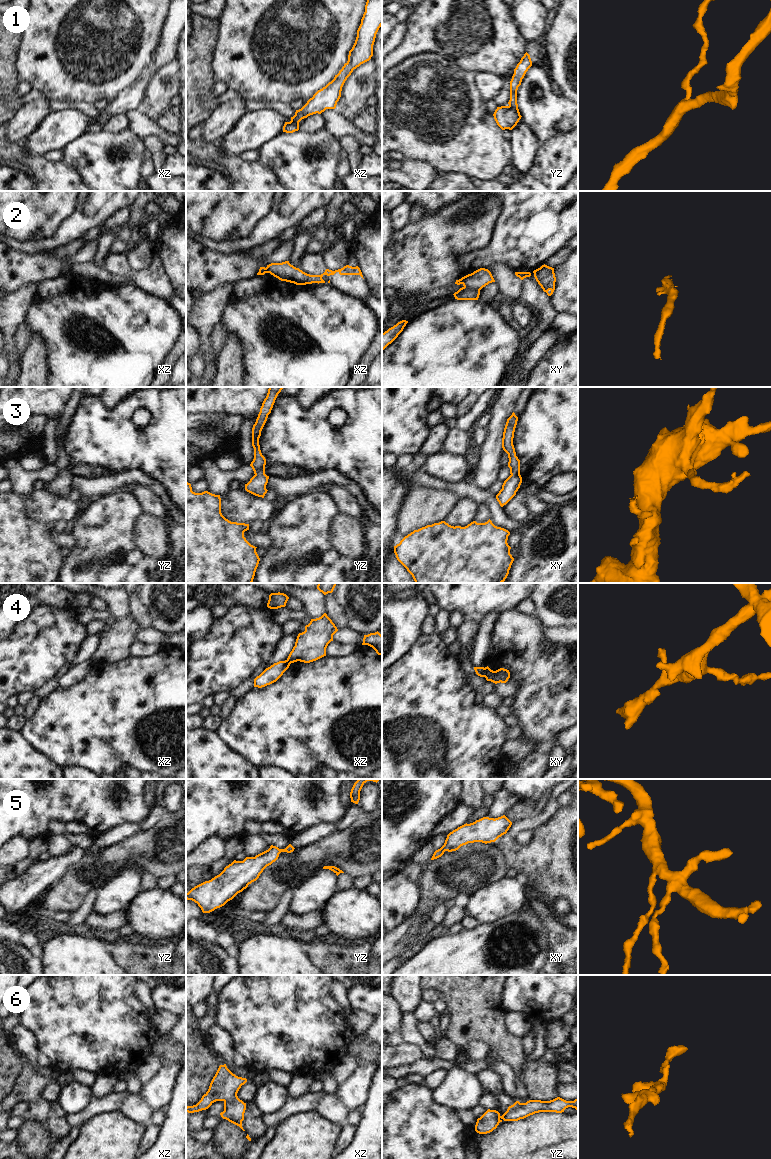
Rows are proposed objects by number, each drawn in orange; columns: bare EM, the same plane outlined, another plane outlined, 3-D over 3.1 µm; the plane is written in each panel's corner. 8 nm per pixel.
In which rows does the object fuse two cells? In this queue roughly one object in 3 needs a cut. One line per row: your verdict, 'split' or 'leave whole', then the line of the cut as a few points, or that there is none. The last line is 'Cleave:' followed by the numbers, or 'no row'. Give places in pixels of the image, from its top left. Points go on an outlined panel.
1: leave whole; no cut
2: split; cut in xy along (464, 286), (479, 290)
3: leave whole; no cut
4: split; cut in xy along (485, 668), (483, 676)
5: leave whole; no cut
6: leave whole; no cut
Cleave: 2, 4

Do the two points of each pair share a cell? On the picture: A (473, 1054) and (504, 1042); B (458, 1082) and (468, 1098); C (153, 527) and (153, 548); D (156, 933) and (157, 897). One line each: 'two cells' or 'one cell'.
A: two cells
B: one cell
C: one cell
D: one cell

